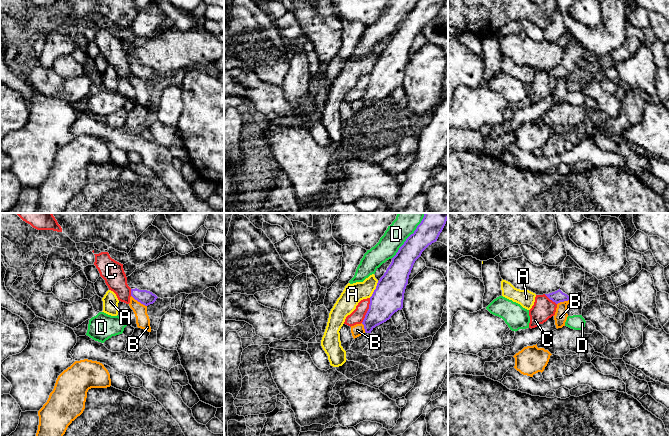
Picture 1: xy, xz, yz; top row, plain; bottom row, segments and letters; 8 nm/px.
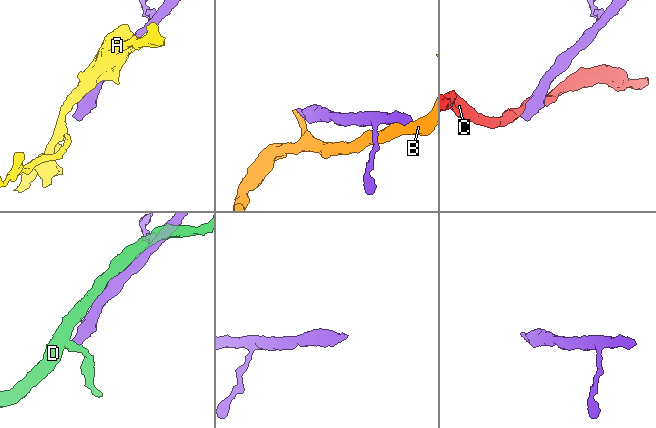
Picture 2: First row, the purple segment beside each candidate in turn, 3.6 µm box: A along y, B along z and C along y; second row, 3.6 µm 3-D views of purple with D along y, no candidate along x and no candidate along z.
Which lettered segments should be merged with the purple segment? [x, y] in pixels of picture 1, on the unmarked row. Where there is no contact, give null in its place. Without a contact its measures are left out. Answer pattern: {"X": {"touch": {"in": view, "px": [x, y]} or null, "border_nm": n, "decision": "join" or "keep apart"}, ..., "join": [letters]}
{"A": {"touch": {"in": "xz", "px": [375, 65]}, "border_nm": 150, "decision": "keep apart"}, "B": {"touch": {"in": "xy", "px": [139, 77]}, "border_nm": 160, "decision": "keep apart"}, "C": {"touch": {"in": "xz", "px": [368, 86]}, "border_nm": 220, "decision": "keep apart"}, "D": {"touch": {"in": "xz", "px": [405, 17]}, "border_nm": 360, "decision": "keep apart"}, "join": []}

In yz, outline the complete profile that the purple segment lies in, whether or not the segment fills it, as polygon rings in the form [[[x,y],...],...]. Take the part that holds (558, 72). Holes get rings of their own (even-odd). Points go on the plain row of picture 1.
[[[563,43],[564,57],[561,64],[555,68],[545,70],[556,80],[568,77],[574,70],[583,67],[585,48],[577,43]]]

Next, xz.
[[[419,0],[399,24],[370,73],[369,85],[362,98],[366,109],[386,98],[403,84],[409,51],[422,28],[436,18],[445,0]]]

